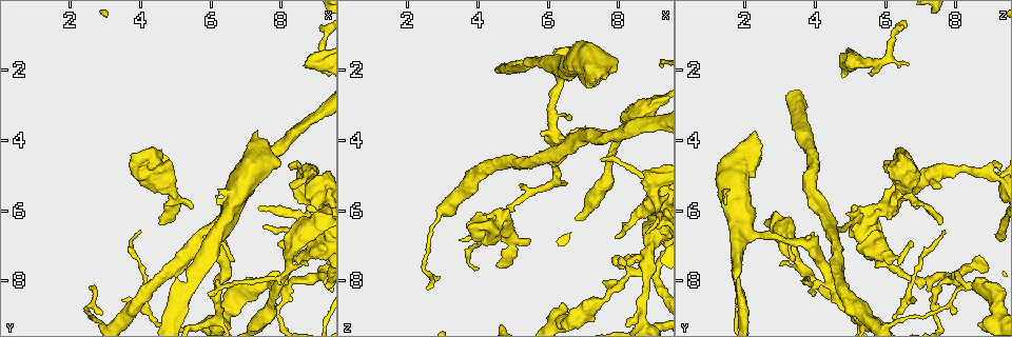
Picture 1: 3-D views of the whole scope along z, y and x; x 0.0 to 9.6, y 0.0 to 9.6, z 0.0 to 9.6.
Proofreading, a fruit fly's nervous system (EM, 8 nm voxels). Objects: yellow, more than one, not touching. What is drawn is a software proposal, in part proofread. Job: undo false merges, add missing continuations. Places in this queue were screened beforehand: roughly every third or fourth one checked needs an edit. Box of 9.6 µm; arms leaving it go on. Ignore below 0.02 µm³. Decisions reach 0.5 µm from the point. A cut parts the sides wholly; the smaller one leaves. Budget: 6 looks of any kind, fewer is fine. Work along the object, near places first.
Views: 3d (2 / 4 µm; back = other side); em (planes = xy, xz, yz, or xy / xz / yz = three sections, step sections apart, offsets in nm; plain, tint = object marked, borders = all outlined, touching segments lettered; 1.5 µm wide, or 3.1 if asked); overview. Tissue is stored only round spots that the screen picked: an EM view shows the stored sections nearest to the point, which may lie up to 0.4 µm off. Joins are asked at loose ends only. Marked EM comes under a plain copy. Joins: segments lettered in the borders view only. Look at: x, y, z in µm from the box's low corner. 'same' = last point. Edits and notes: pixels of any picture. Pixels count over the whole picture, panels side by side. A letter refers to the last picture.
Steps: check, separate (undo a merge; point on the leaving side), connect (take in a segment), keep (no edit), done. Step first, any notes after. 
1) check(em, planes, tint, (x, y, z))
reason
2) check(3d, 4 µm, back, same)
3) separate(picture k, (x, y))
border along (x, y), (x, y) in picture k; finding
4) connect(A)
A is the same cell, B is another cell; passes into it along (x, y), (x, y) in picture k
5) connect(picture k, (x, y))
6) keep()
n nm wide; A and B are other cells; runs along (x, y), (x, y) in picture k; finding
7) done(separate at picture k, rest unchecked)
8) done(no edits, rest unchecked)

check(3d, 2 µm, (4.55, 6.45, 7.55))
an open end

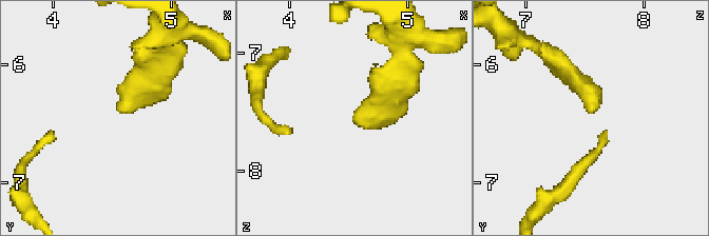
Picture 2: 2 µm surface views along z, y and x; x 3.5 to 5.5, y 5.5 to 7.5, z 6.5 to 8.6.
check(em, 3.1 µm, xy, step 8, tint, (4.58, 6.42, 7.56))
shape alone is not enough

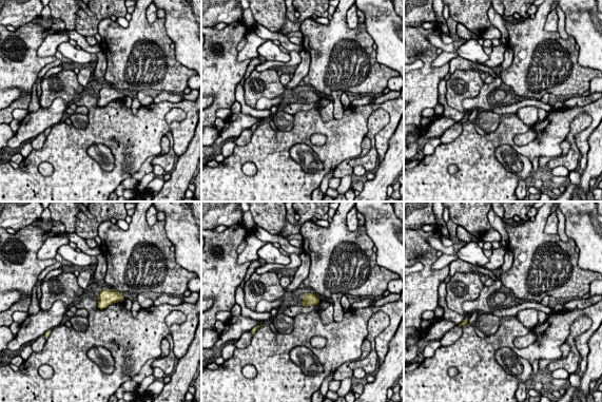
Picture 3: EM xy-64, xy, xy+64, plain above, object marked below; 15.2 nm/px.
check(em, 3.1 µm, planes, borders, same)

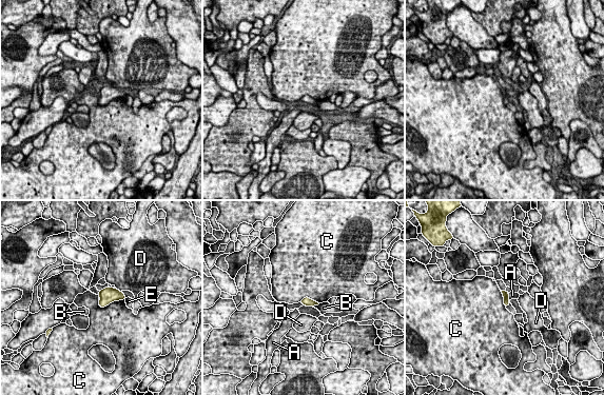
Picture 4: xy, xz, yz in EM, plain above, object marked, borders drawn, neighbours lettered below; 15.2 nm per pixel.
connect(A)
C touches over 420 nm; A is the same cell, B, C, D and E are other cells; passes into it along (505, 294), (508, 296), (512, 295) in picture 4; it goes on there

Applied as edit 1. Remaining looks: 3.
check(overview)

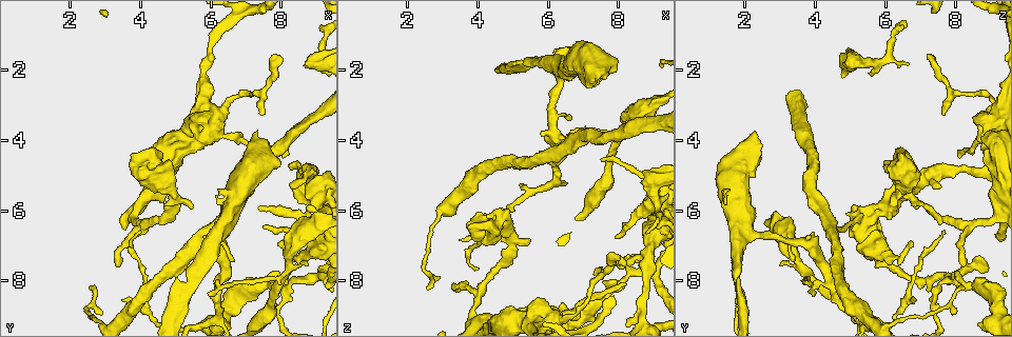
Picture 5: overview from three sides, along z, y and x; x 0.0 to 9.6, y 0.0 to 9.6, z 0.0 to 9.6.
check(em, xy, step 4, tint, (7.35, 8.20, 8.65))
sudden change in width

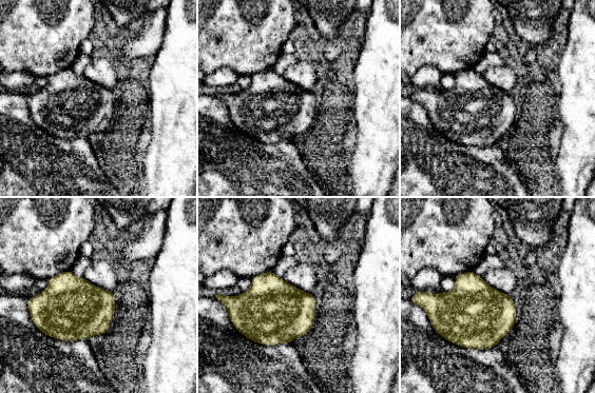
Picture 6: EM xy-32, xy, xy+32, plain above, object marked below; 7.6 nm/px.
check(em, planes, borders, same)
another direction

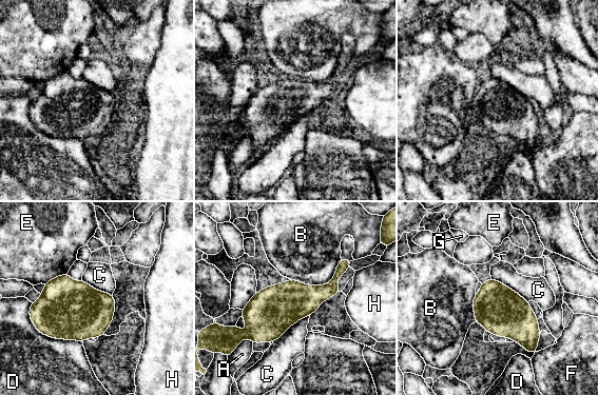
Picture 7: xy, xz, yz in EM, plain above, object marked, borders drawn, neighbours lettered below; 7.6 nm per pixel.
keep()
A, B, C, D, E, F, G and H are other cells; runs along (344, 267), (324, 292), (280, 305), (245, 335) in picture 7; all the same neuron

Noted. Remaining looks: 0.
done(connect at picture 4, rest unchecked)

